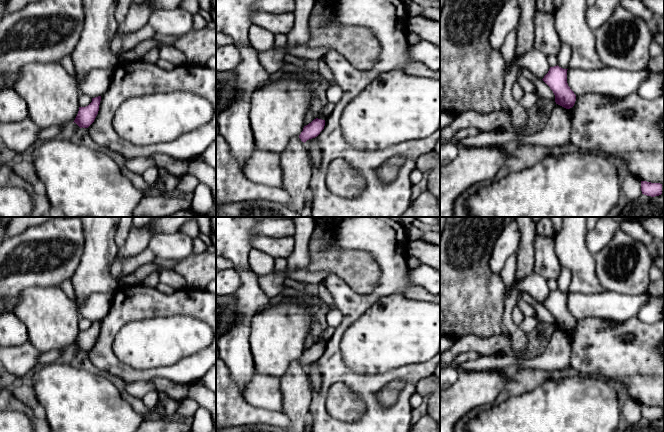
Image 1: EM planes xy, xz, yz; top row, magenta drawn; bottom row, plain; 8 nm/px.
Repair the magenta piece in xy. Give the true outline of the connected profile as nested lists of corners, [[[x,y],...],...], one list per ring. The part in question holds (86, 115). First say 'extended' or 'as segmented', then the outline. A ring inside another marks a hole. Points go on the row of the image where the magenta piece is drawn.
as segmented; [[[101,96],[92,98],[92,102],[86,107],[79,107],[78,114],[74,122],[80,128],[88,128],[95,120],[101,101]]]

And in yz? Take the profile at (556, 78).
as segmented; [[[550,67],[548,73],[542,79],[553,91],[556,104],[570,109],[574,106],[576,95],[567,83],[567,70],[561,67]]]

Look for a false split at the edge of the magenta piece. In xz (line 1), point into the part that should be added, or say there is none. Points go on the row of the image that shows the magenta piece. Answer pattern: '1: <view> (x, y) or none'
1: none

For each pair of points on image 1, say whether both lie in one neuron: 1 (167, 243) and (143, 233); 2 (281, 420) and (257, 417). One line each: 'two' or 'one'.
1: two
2: one

